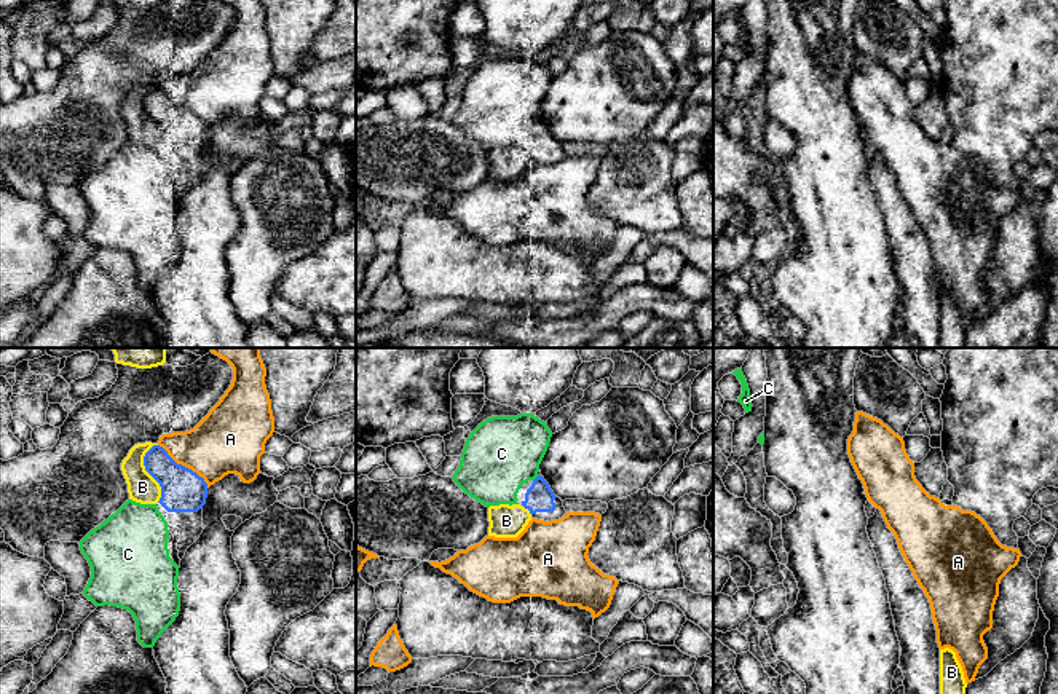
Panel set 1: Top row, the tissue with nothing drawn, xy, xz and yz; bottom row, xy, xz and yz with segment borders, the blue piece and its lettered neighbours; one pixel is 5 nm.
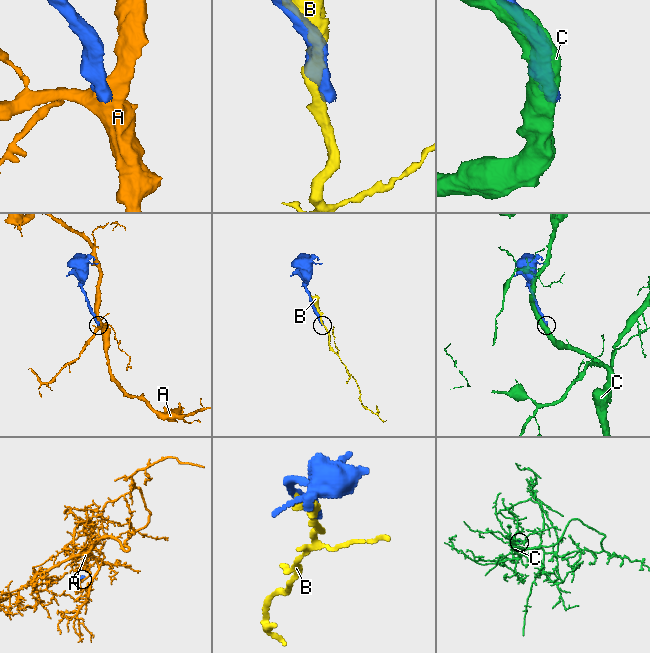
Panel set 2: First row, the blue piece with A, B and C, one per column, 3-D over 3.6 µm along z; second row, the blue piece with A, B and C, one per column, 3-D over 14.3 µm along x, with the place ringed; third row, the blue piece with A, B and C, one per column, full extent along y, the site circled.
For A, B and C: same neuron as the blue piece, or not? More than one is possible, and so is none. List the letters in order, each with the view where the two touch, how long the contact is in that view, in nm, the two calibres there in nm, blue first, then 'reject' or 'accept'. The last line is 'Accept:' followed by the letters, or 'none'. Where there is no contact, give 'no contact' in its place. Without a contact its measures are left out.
A: contact in xy; length 340 nm; calibres 220 and 320 nm; reject
B: contact in xy; length 300 nm; calibres 220 and 150 nm; reject
C: contact in xz; length 40 nm; calibres 140 and 380 nm; reject
Accept: none

